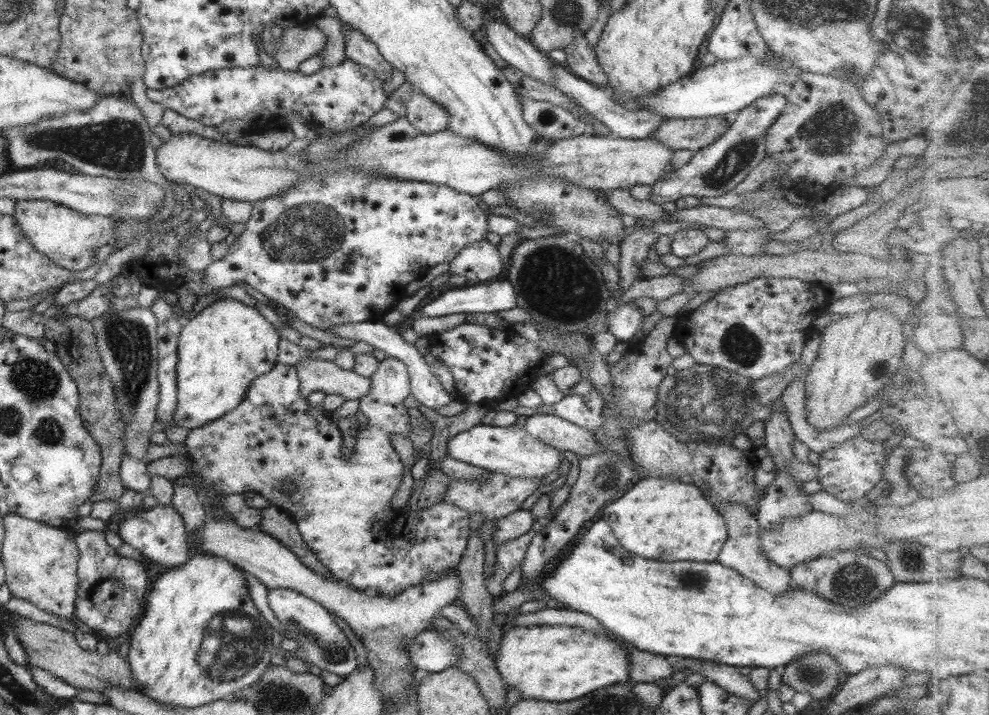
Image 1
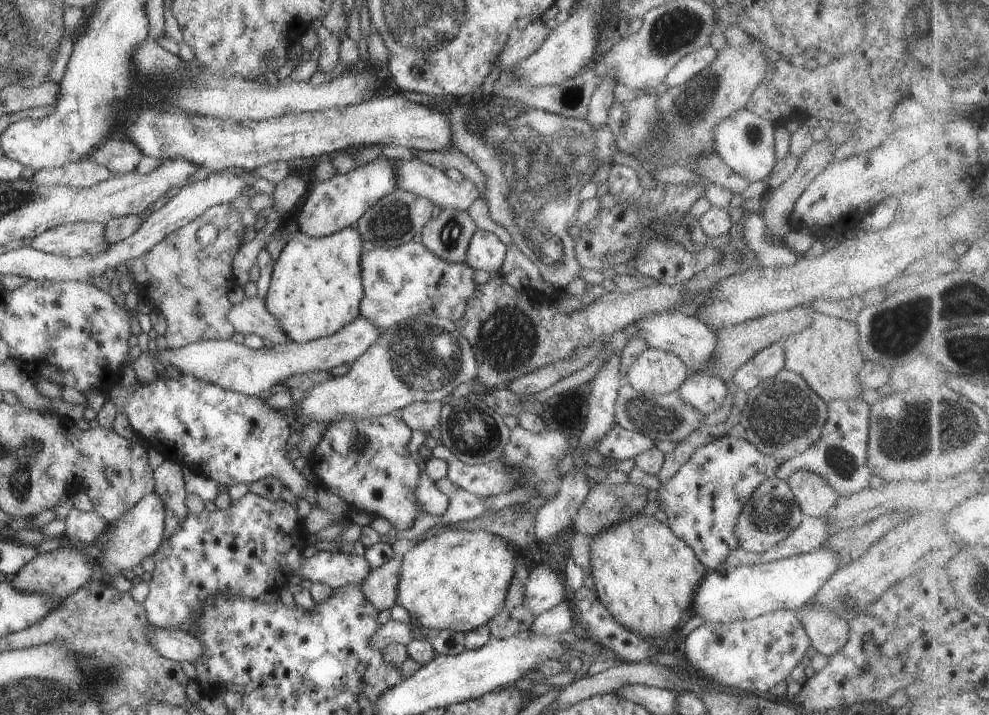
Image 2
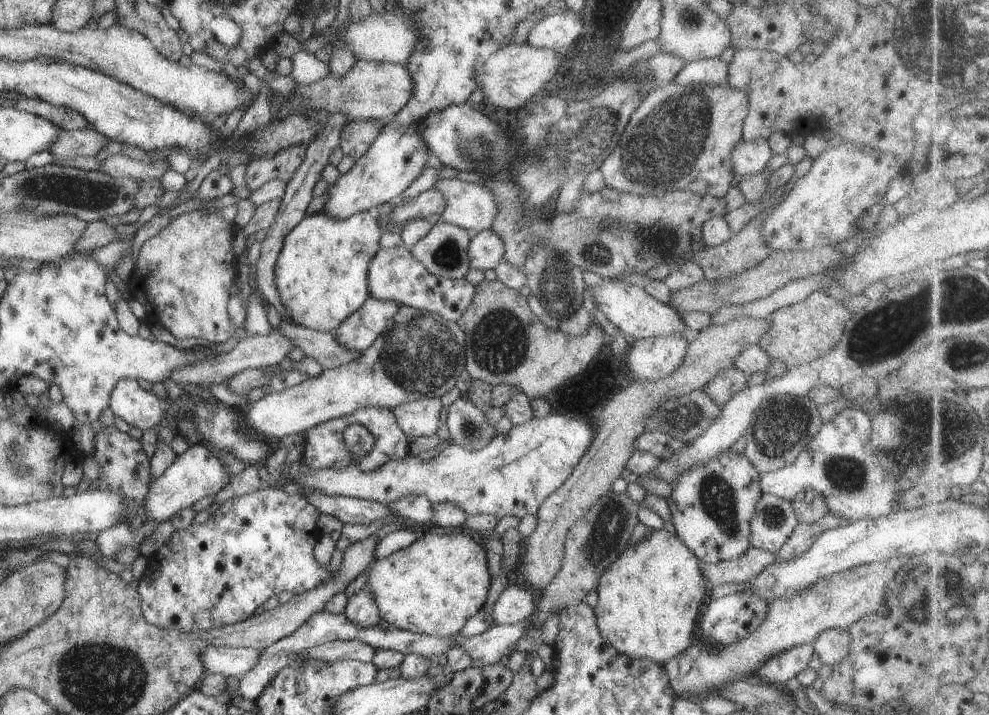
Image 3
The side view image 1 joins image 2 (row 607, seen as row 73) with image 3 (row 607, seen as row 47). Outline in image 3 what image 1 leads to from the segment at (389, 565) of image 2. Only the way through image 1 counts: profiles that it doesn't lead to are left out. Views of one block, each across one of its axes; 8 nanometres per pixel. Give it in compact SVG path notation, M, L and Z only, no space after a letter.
M366 587L347 598L342 616L349 623L360 628L375 627L380 620L378 609Z

